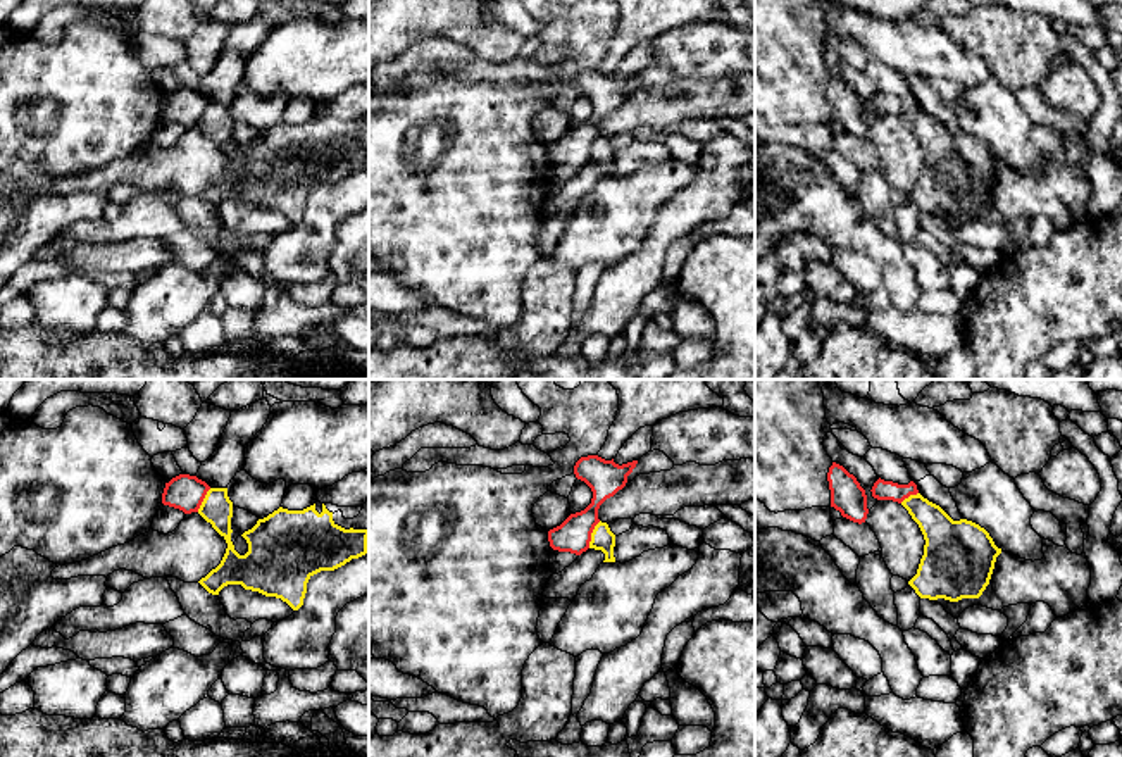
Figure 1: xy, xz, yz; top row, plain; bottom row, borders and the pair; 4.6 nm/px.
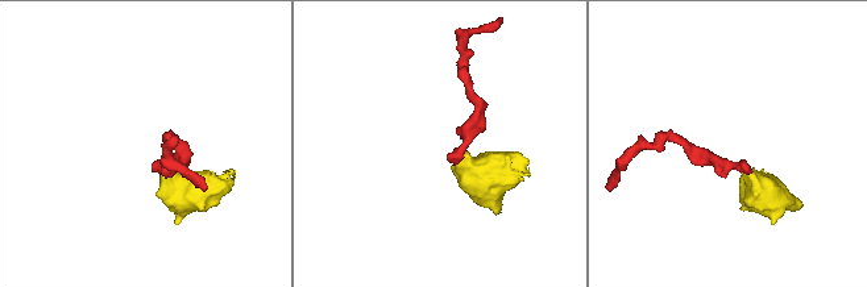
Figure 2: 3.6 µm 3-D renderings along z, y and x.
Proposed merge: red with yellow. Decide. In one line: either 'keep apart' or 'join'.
keep apart

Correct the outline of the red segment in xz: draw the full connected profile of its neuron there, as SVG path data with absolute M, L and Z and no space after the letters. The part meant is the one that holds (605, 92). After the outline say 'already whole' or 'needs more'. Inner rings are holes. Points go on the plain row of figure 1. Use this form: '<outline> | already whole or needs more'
M598 69L581 71L576 76L574 88L591 102L593 112L584 124L570 128L560 140L548 145L553 188L562 186L589 162L591 147L600 136L600 119L626 100L636 78L638 74L619 79L614 72L605 74Z | needs more

